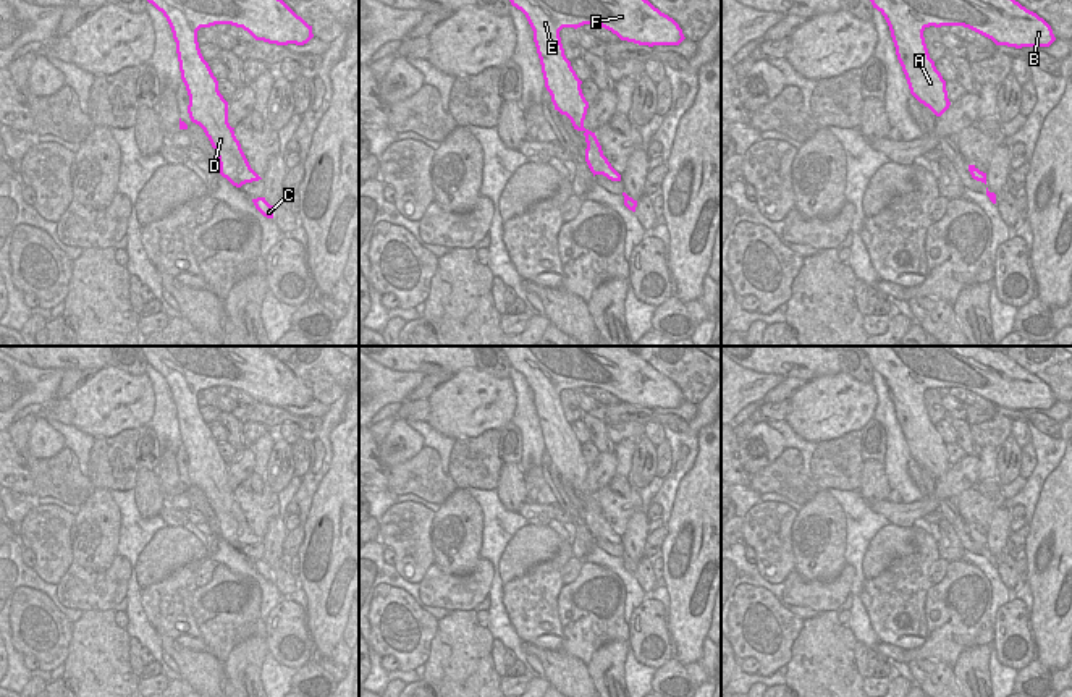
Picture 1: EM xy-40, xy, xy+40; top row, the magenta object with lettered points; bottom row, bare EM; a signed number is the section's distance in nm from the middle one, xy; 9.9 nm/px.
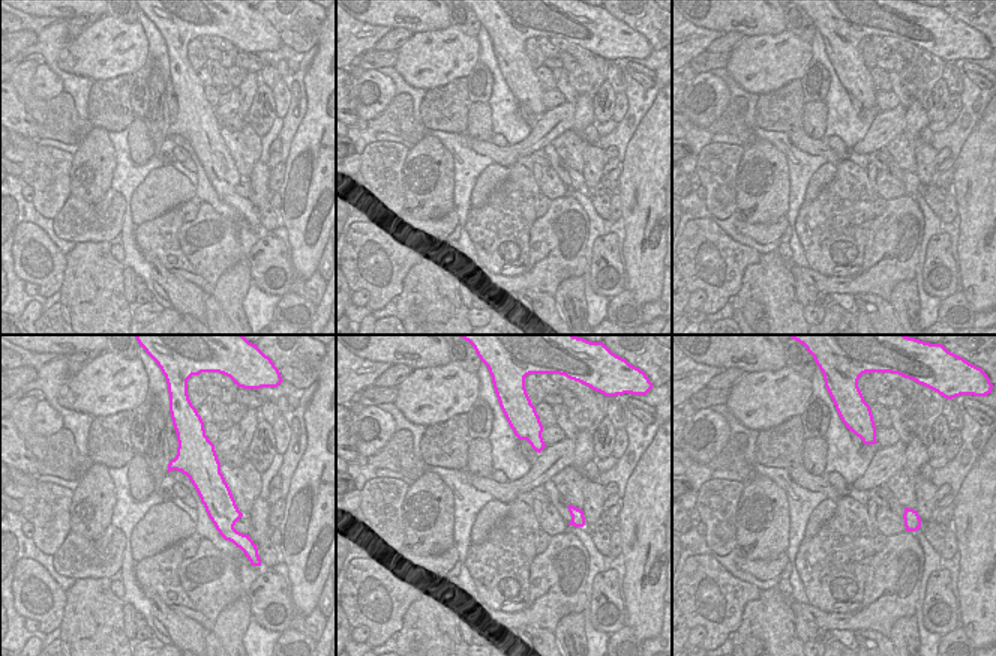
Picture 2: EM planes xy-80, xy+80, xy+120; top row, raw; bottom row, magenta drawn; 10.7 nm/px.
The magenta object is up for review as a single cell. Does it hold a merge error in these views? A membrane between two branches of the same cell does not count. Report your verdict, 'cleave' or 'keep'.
keep

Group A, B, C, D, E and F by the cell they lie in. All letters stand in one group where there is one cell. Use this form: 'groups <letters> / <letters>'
groups A B C D E F

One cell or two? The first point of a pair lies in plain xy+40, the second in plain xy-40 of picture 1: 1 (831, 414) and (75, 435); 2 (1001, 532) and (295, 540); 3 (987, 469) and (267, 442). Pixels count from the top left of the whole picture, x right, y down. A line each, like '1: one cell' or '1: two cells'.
1: two cells
2: two cells
3: one cell

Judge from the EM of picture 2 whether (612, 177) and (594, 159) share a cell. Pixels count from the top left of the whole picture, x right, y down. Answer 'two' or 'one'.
two

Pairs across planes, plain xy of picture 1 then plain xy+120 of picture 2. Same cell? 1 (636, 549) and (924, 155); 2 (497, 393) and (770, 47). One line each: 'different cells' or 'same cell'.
1: same cell
2: same cell

